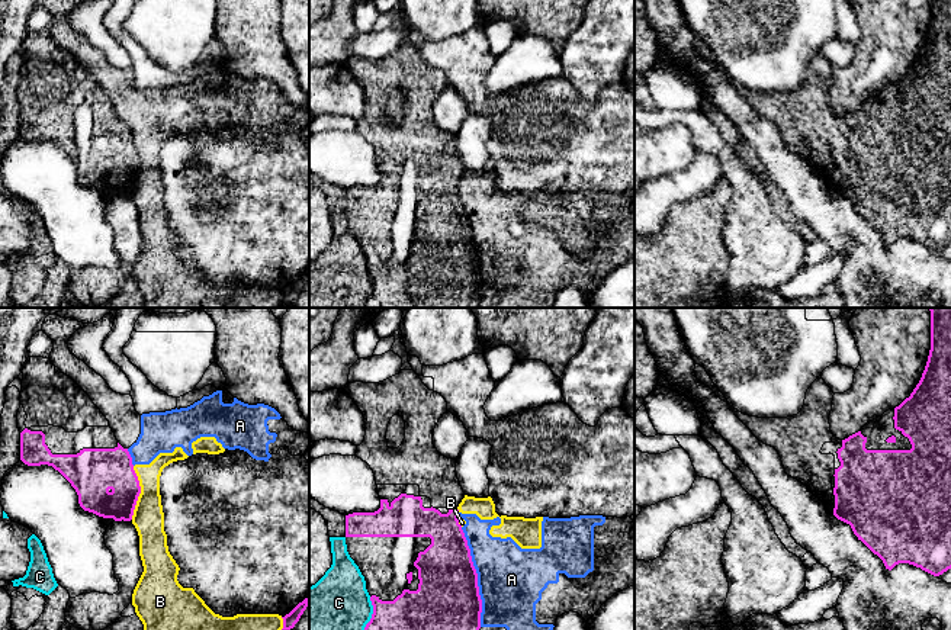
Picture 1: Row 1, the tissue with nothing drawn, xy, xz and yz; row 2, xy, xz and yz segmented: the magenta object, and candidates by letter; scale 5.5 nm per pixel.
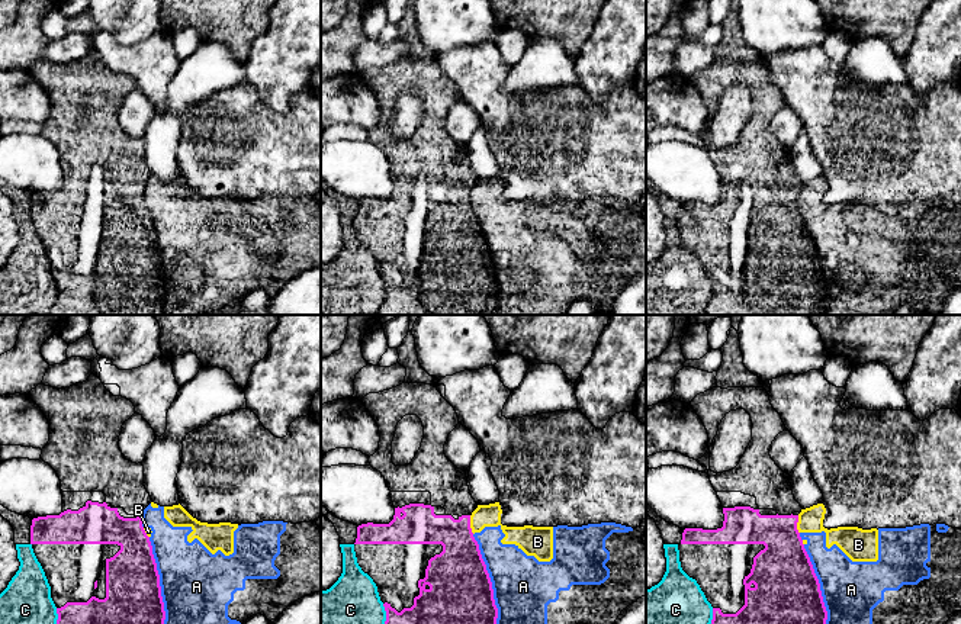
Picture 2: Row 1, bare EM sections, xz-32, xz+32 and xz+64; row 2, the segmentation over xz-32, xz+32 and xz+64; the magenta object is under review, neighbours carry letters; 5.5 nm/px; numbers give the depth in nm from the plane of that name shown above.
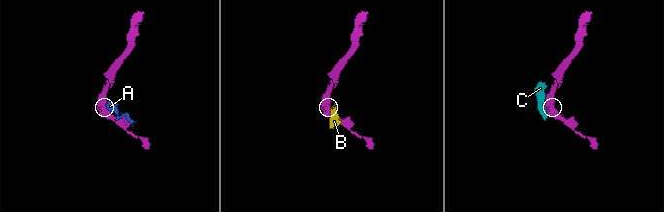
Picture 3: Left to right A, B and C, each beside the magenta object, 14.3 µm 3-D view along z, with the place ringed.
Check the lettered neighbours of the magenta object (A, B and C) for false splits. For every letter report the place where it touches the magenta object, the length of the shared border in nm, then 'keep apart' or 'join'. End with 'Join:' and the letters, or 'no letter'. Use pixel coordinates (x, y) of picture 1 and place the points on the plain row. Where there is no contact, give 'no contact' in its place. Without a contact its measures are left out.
A: contact xz (476, 251); length 550 nm; keep apart
B: contact xy (140, 167); length 300 nm; keep apart
C: contact xz (372, 289); length 200 nm; keep apart
Join: no letter

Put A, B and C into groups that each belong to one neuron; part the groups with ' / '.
A B / C

